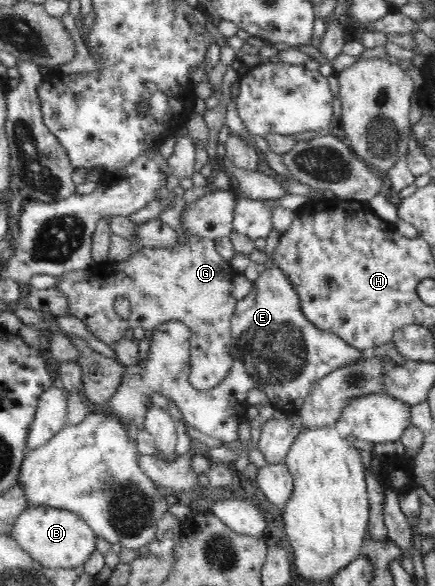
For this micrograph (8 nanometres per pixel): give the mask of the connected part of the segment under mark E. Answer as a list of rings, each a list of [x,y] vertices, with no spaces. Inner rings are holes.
[[[279,266],[267,267],[258,279],[253,283],[249,293],[240,300],[236,300],[236,309],[233,313],[228,340],[228,353],[231,363],[228,365],[227,374],[213,388],[199,389],[191,384],[190,364],[190,327],[179,320],[171,320],[159,325],[153,332],[150,341],[150,353],[140,365],[128,366],[127,377],[113,398],[111,412],[118,413],[127,421],[127,425],[136,423],[140,429],[146,411],[145,403],[149,402],[151,393],[160,393],[172,398],[179,410],[185,416],[187,424],[196,428],[209,437],[220,441],[223,446],[235,443],[238,440],[240,422],[252,414],[248,407],[247,398],[253,389],[257,389],[275,405],[281,402],[290,402],[299,412],[302,409],[304,399],[310,391],[315,380],[322,379],[327,372],[333,371],[340,364],[348,360],[359,359],[361,350],[347,343],[334,333],[319,329],[311,323],[303,313],[301,300],[296,287]]]

